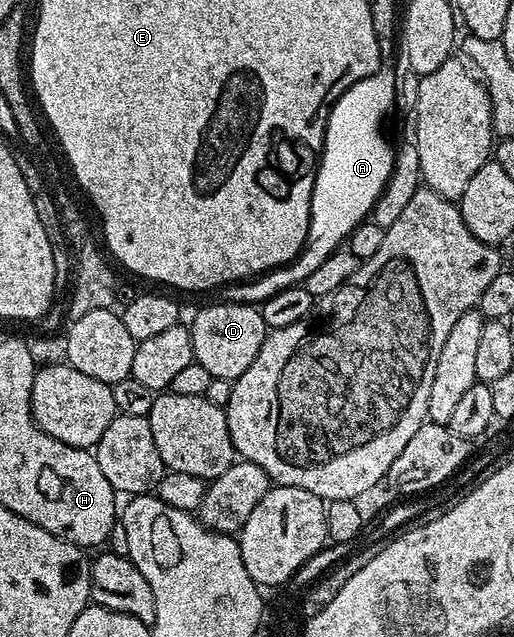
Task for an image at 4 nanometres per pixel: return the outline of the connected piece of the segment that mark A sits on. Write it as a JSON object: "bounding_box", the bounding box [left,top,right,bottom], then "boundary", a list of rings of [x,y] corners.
{"bounding_box":[226,71,396,303],"boundary":[[[383,71],[353,83],[353,87],[349,87],[338,97],[335,106],[331,108],[331,114],[327,117],[327,137],[323,140],[319,171],[315,174],[315,190],[311,196],[311,226],[307,232],[307,244],[303,246],[294,261],[256,276],[246,283],[232,284],[226,290],[226,292],[228,291],[226,297],[228,302],[262,303],[273,295],[277,295],[277,291],[306,282],[307,276],[313,271],[317,271],[317,267],[321,267],[321,263],[325,263],[327,256],[340,248],[350,238],[352,231],[374,210],[375,201],[382,189],[386,187],[391,174],[393,145],[383,138],[383,120],[386,119],[387,112],[395,105],[396,92],[396,74]]]}

